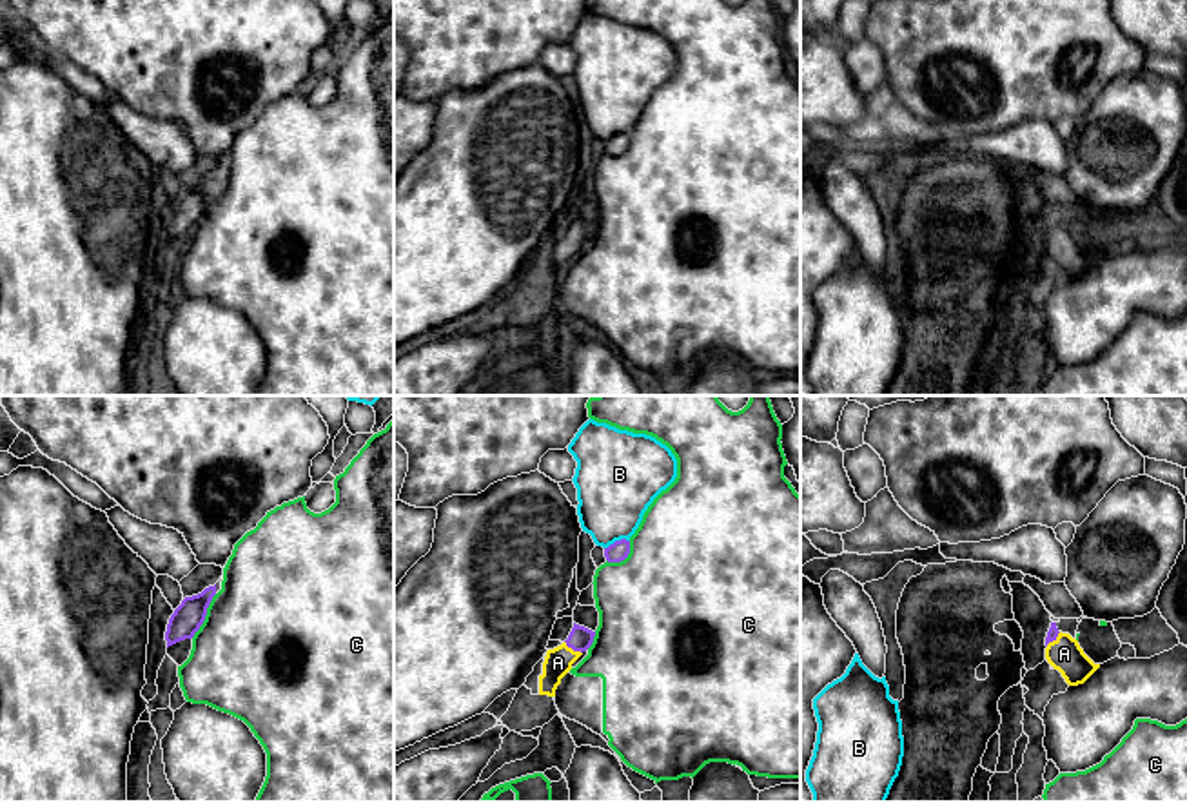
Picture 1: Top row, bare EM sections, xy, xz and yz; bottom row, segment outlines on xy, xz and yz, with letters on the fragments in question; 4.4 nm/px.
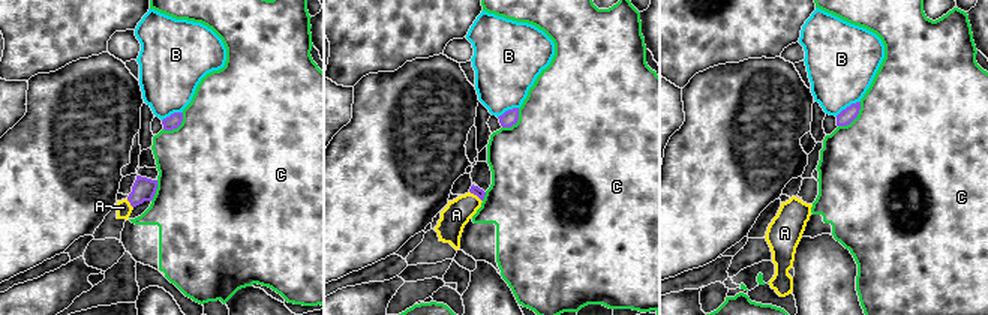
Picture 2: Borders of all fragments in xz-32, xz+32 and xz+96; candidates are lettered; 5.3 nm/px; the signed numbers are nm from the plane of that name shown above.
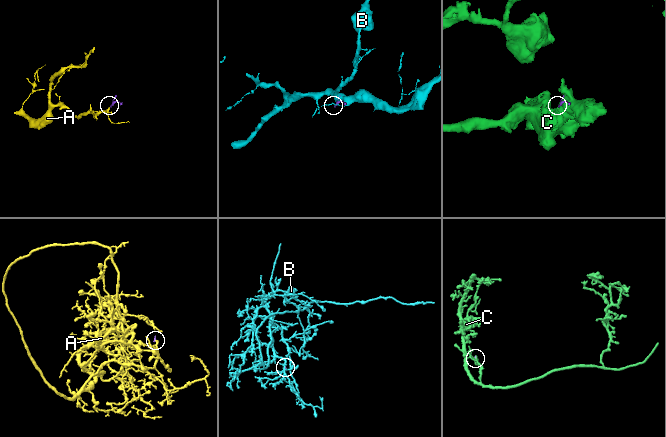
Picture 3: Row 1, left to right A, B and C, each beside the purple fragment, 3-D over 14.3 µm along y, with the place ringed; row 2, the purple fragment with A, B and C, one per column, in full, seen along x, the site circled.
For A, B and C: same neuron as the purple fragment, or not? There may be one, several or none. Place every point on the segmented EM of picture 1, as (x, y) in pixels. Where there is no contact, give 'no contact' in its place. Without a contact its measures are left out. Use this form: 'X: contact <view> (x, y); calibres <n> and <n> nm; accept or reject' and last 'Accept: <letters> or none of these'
A: contact xz (572, 648); calibres 110 and 120 nm; accept
B: contact xz (616, 541); calibres 90 and 340 nm; reject
C: contact xy (206, 614); calibres 140 and 500 nm; reject
Accept: A

